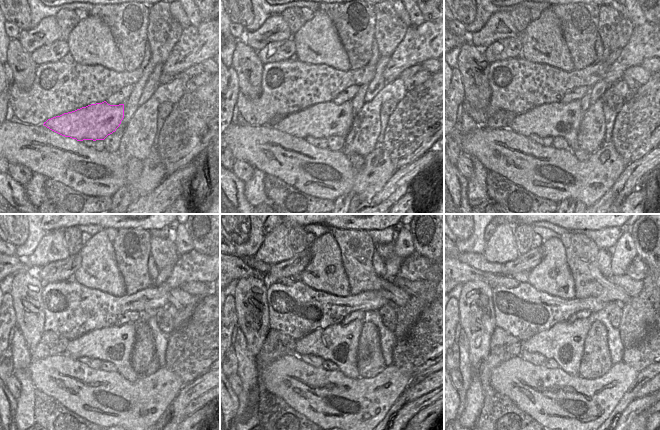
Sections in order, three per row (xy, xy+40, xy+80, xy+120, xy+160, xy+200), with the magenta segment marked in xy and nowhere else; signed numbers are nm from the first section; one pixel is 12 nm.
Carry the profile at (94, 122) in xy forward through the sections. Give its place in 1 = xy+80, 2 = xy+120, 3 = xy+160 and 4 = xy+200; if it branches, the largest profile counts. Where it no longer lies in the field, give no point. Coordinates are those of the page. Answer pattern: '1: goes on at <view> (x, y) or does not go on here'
1: goes on at xy+80 (554, 119)
2: goes on at xy+120 (115, 344)
3: goes on at xy+160 (338, 343)
4: goes on at xy+200 (564, 342)

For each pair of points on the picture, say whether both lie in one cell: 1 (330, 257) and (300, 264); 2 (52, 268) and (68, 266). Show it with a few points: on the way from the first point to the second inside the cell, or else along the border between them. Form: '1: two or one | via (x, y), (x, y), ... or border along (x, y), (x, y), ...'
1: two | border along (308, 248), (311, 259), (297, 277)
2: one | via (56, 268), (64, 268)

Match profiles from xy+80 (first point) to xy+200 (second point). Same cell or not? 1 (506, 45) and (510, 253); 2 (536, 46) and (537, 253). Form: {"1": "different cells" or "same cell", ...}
{"1": "different cells", "2": "different cells"}

